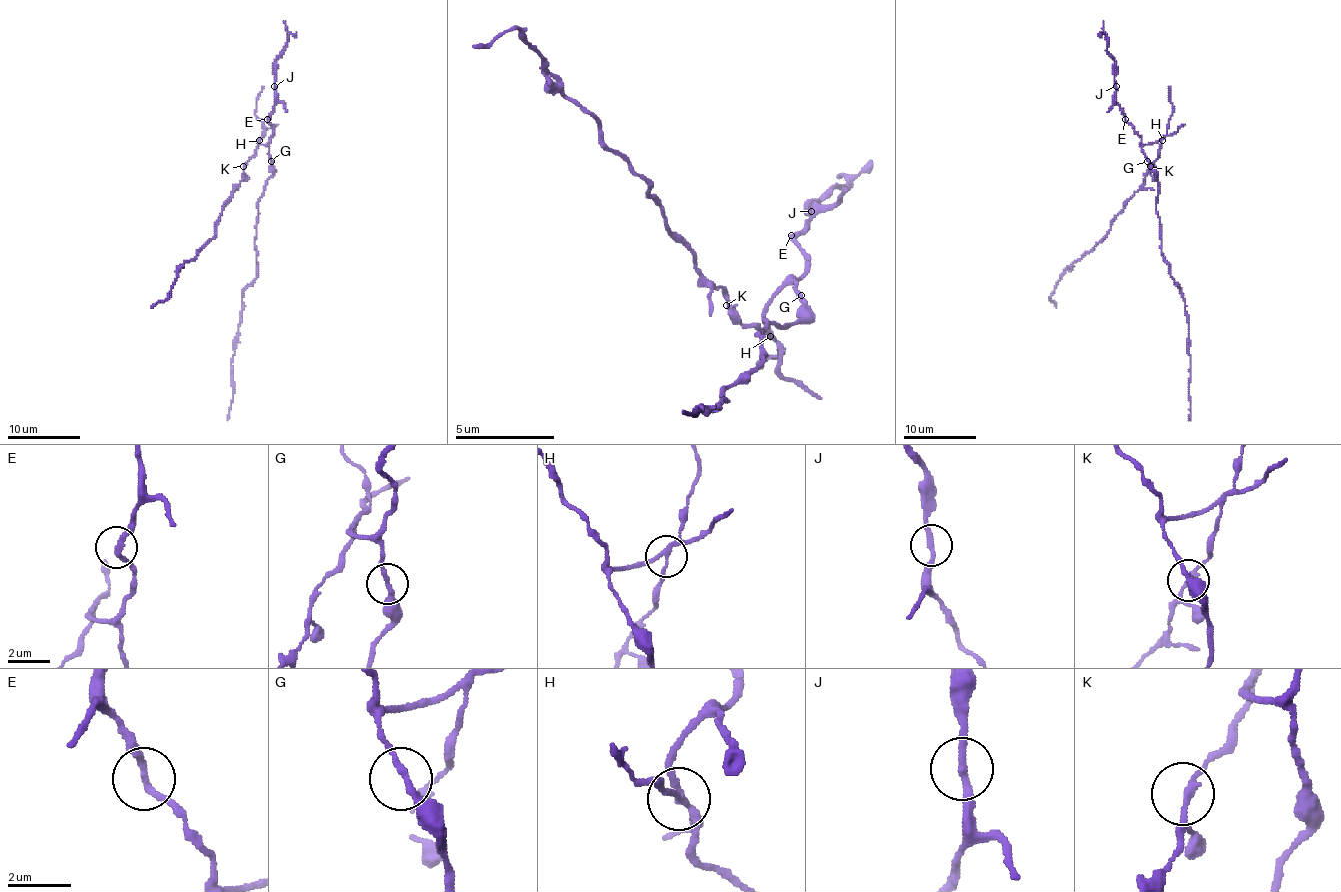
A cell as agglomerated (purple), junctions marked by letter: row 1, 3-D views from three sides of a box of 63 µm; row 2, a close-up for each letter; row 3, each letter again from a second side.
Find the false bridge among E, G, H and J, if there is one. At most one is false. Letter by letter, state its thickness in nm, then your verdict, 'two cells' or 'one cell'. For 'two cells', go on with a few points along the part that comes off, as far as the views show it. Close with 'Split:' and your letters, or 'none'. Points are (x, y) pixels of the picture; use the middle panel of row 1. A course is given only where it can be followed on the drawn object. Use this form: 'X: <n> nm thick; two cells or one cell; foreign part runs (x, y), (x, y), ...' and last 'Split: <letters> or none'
E: 220 nm thick; one cell
G: 200 nm thick; one cell
H: 180 nm thick; two cells; foreign part runs (771, 335), (746, 325), (731, 310), (672, 235), (652, 191), (562, 91), (527, 42), (512, 32), (473, 47)
J: 240 nm thick; one cell
Split: H

